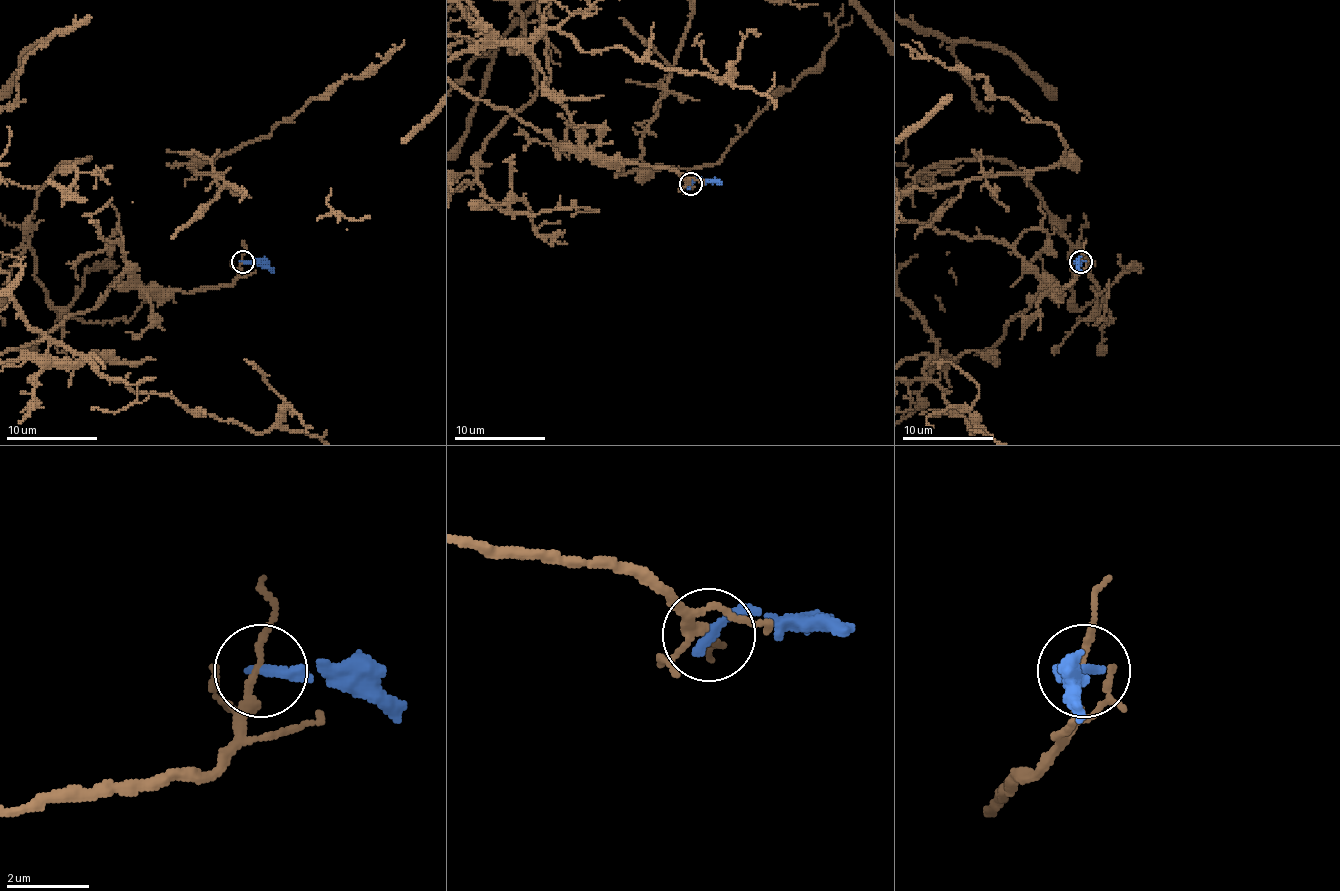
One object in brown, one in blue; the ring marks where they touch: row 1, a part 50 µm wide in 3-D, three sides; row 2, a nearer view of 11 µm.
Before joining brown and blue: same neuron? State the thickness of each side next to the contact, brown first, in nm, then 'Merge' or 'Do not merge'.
Thickness 150 nm (brown) against 280 nm. Do not merge

